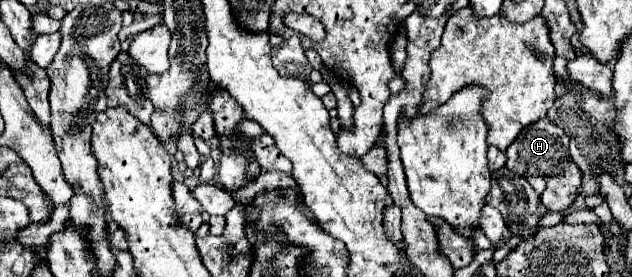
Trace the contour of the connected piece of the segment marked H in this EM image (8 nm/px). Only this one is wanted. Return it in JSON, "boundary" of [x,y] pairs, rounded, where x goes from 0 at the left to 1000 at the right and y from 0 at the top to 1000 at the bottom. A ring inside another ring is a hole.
{"boundary":[[[867,430],[848,437],[845,451],[835,451],[826,466],[826,480],[816,495],[816,509],[801,538],[801,603],[807,603],[813,625],[826,632],[854,632],[864,653],[864,690],[858,733],[870,762],[889,762],[896,755],[915,697],[915,675],[921,661],[921,617],[905,581],[899,538],[899,487],[886,487],[886,458],[873,451]]]}

